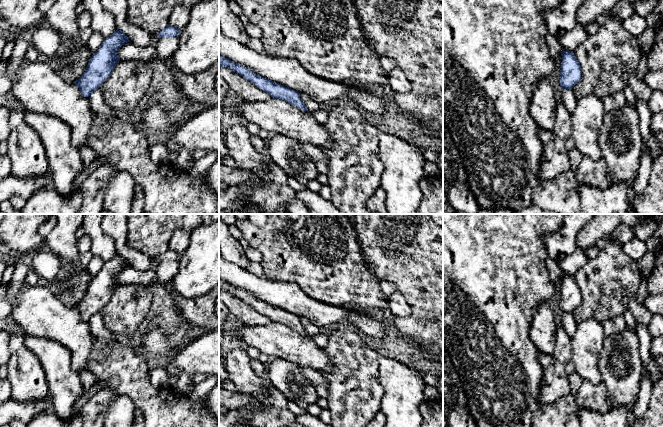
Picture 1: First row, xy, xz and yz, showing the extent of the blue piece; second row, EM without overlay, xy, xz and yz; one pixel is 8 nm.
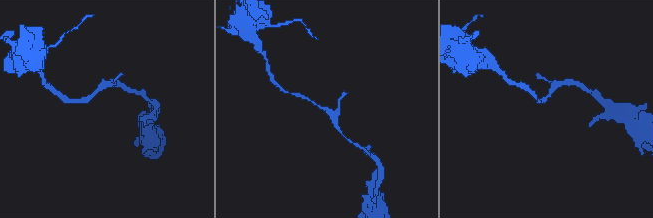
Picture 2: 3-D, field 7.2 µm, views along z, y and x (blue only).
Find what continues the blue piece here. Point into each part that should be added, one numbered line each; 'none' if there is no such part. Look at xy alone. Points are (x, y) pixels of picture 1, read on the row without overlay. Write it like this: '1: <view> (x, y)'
none

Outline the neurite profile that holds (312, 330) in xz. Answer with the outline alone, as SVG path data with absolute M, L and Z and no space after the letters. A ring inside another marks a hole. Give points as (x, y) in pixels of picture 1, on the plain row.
M300 317L300 322L305 327L308 336L314 338L321 333L321 328L312 324L306 317Z

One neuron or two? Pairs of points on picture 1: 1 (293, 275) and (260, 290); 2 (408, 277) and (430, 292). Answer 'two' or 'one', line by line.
1: two
2: one

